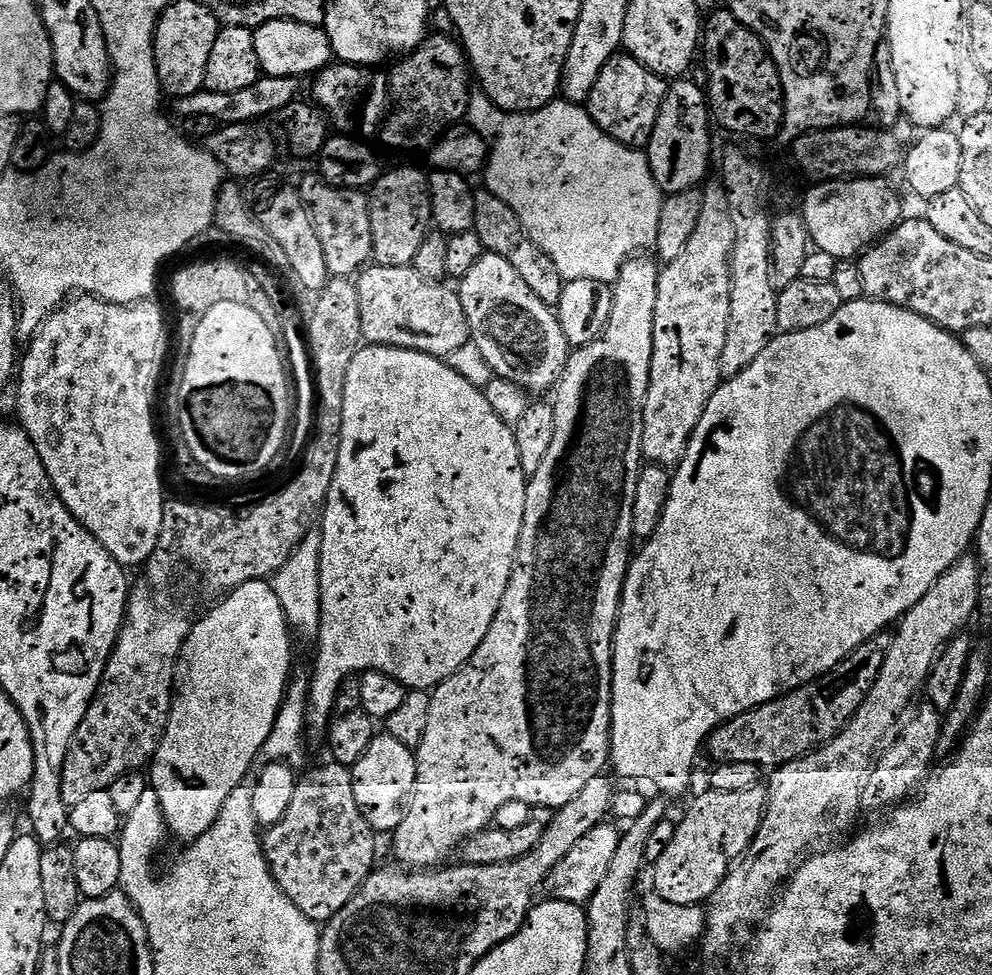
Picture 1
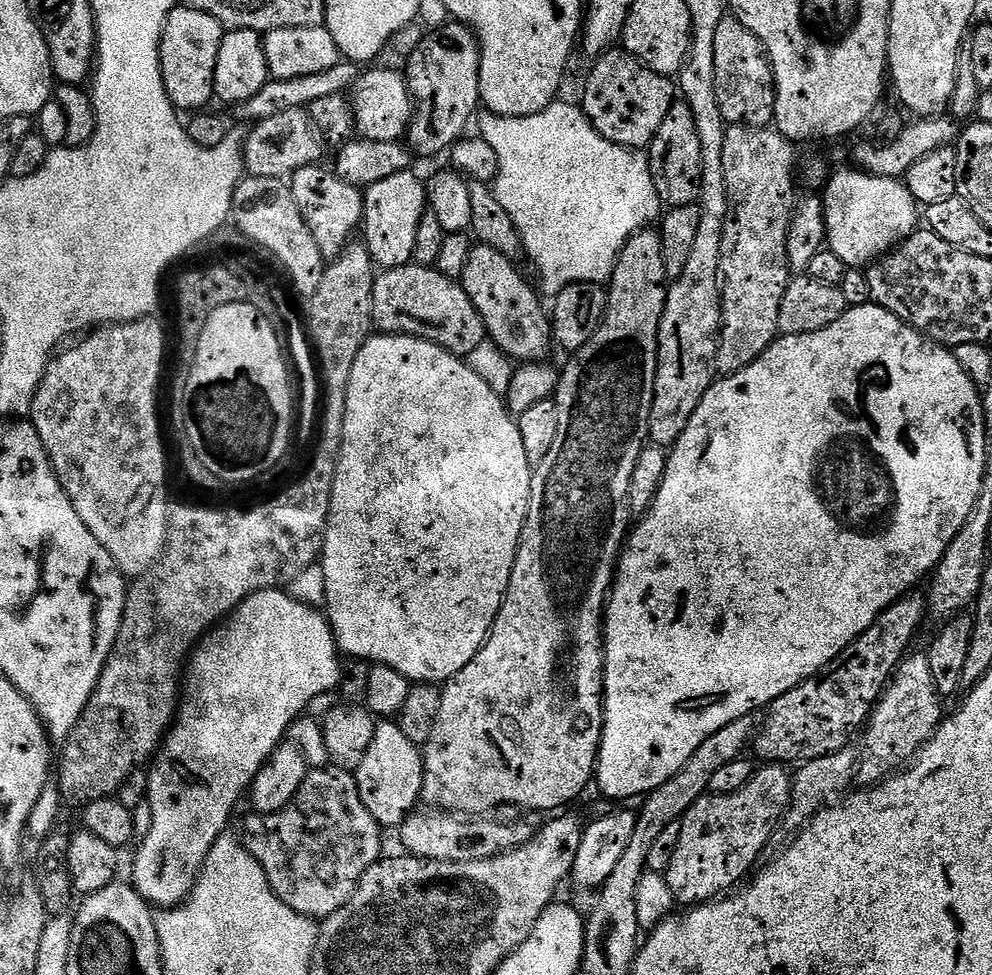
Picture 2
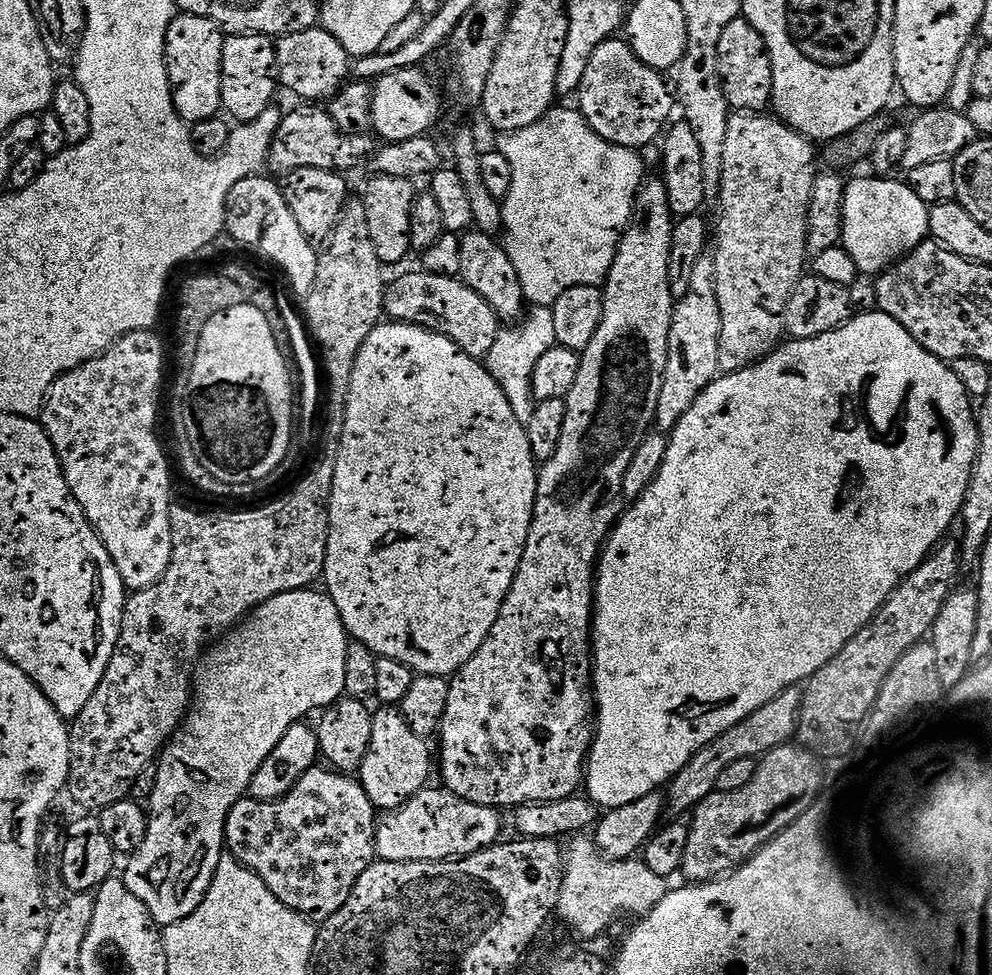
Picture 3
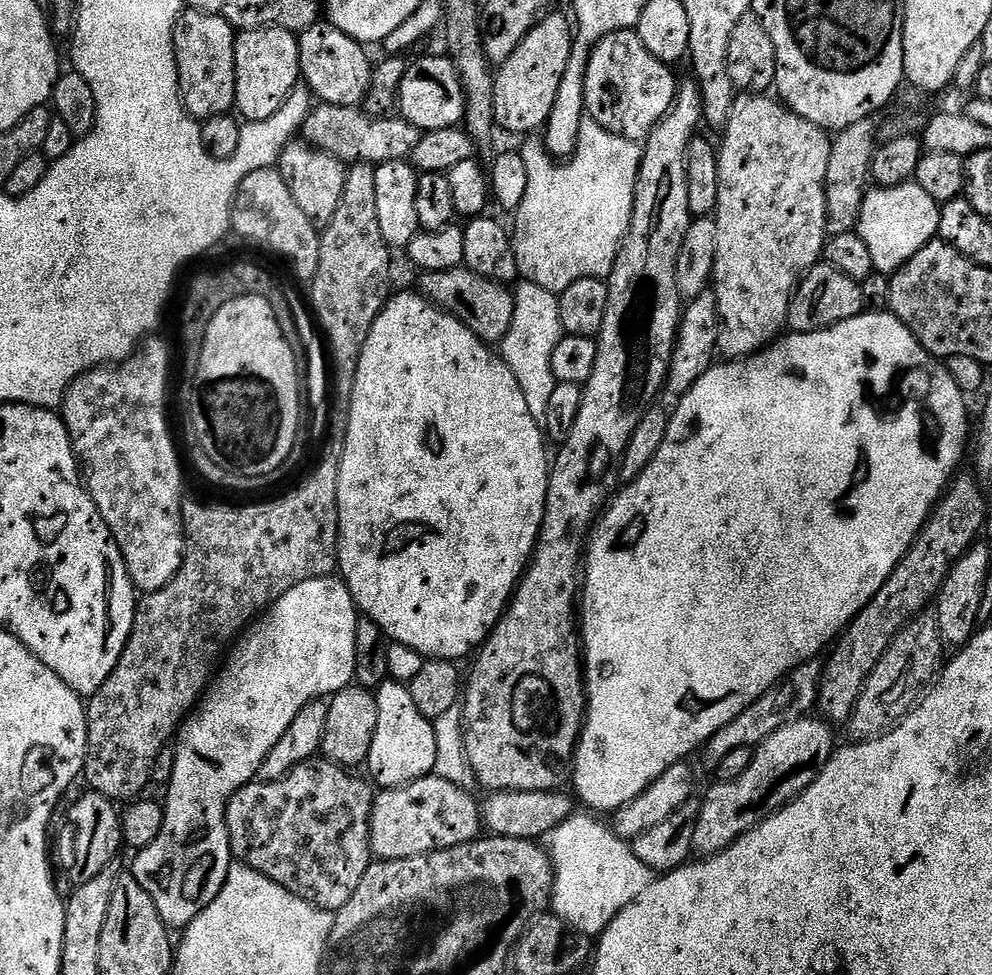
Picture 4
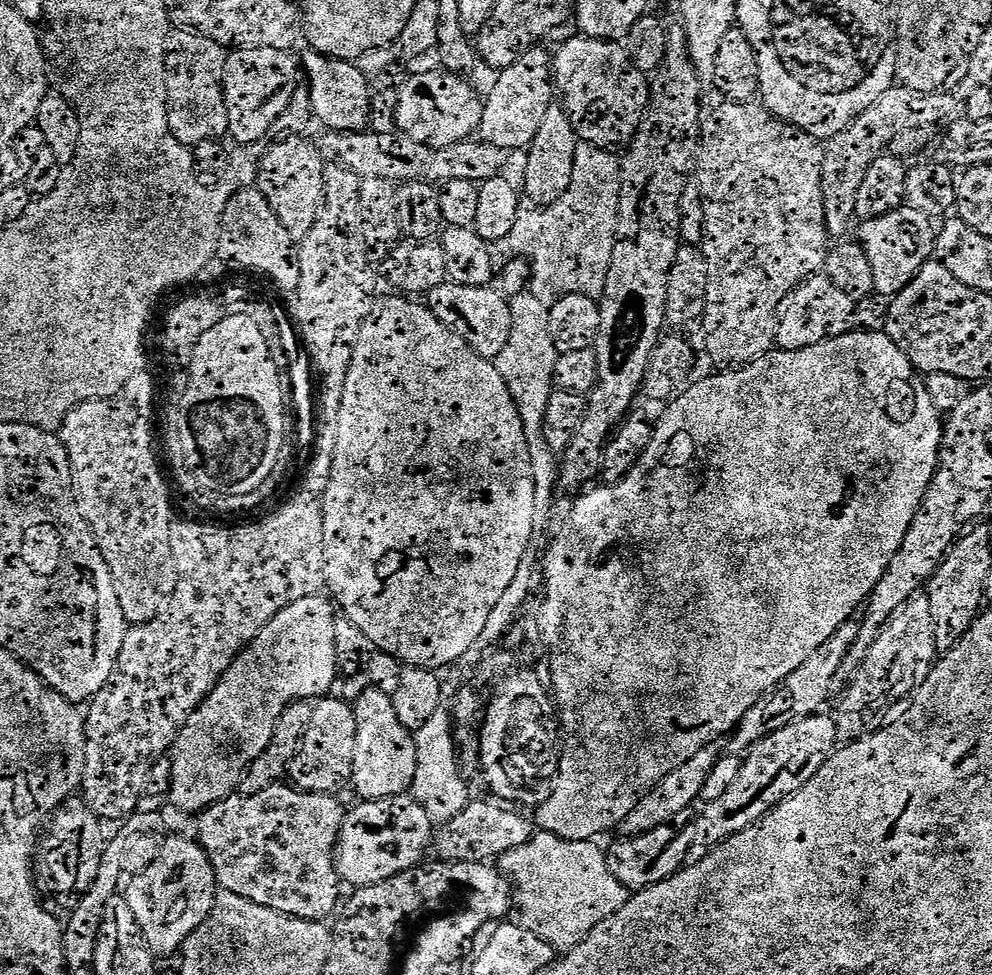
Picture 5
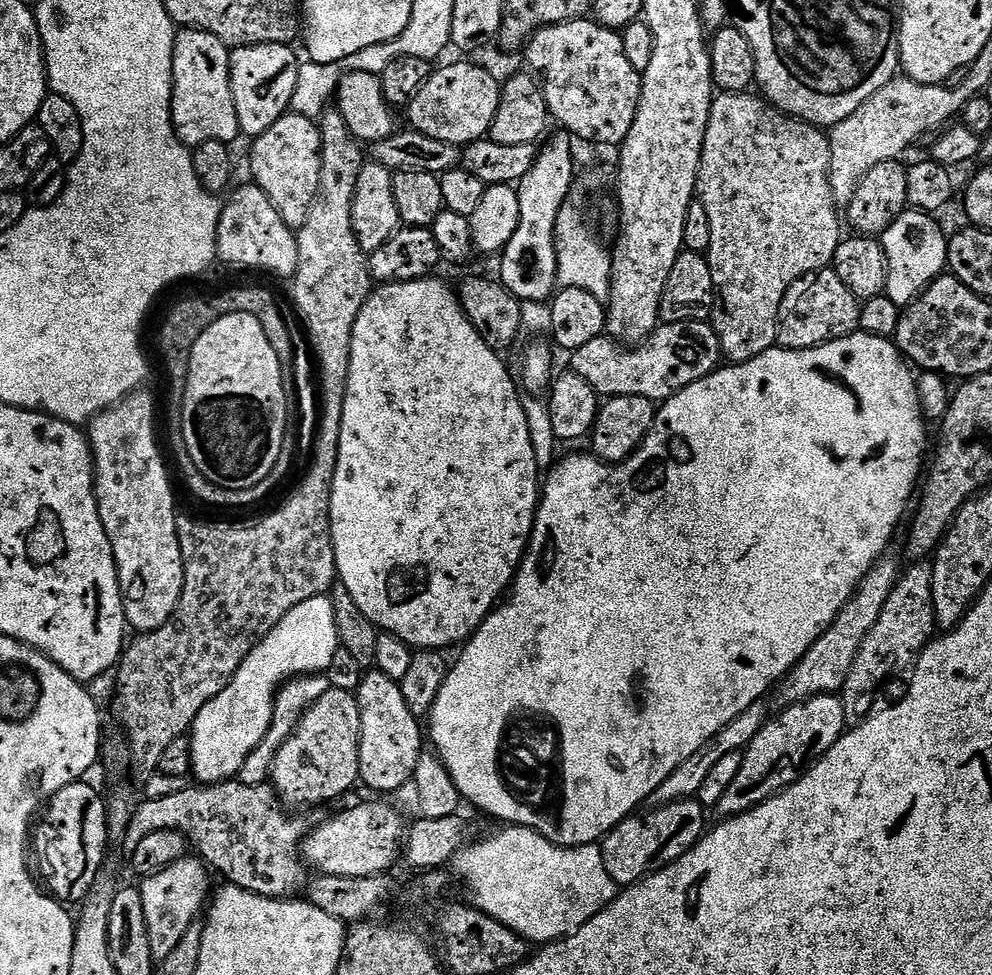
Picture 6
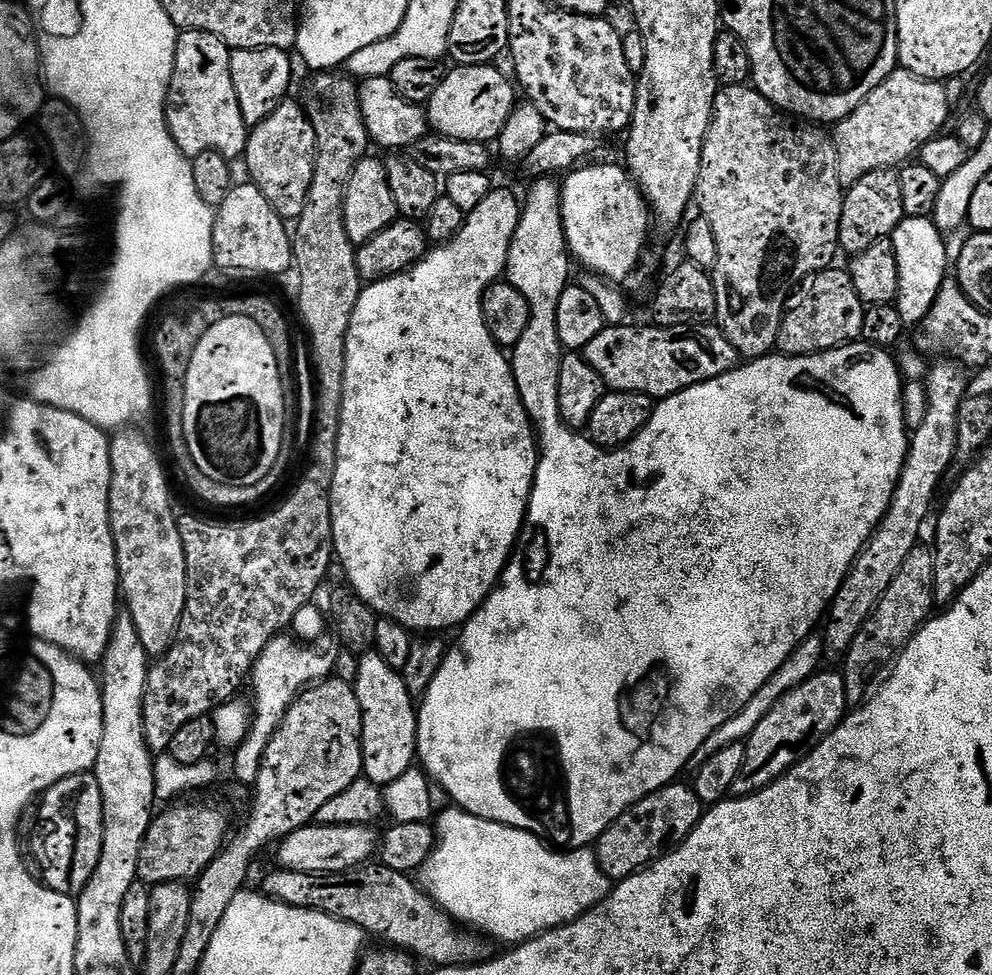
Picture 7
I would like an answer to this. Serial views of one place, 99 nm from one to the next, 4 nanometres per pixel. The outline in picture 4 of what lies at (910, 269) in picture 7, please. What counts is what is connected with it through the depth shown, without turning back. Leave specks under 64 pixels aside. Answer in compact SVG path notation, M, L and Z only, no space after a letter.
M876 186L865 191L854 220L854 232L863 245L867 263L872 263L878 271L885 274L894 273L906 266L906 262L910 262L914 254L918 254L927 244L933 243L940 227L940 208L936 201L909 188Z

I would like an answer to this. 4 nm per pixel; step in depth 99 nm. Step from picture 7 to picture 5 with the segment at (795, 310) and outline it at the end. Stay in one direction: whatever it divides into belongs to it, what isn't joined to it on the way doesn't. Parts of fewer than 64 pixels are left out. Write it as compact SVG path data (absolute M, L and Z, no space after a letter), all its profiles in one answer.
M808 276L790 294L786 294L786 298L782 298L778 306L776 344L784 350L805 348L835 336L844 336L856 328L855 309L856 301L850 298L850 294L842 294L842 290L838 290L838 286L834 286L828 276Z

